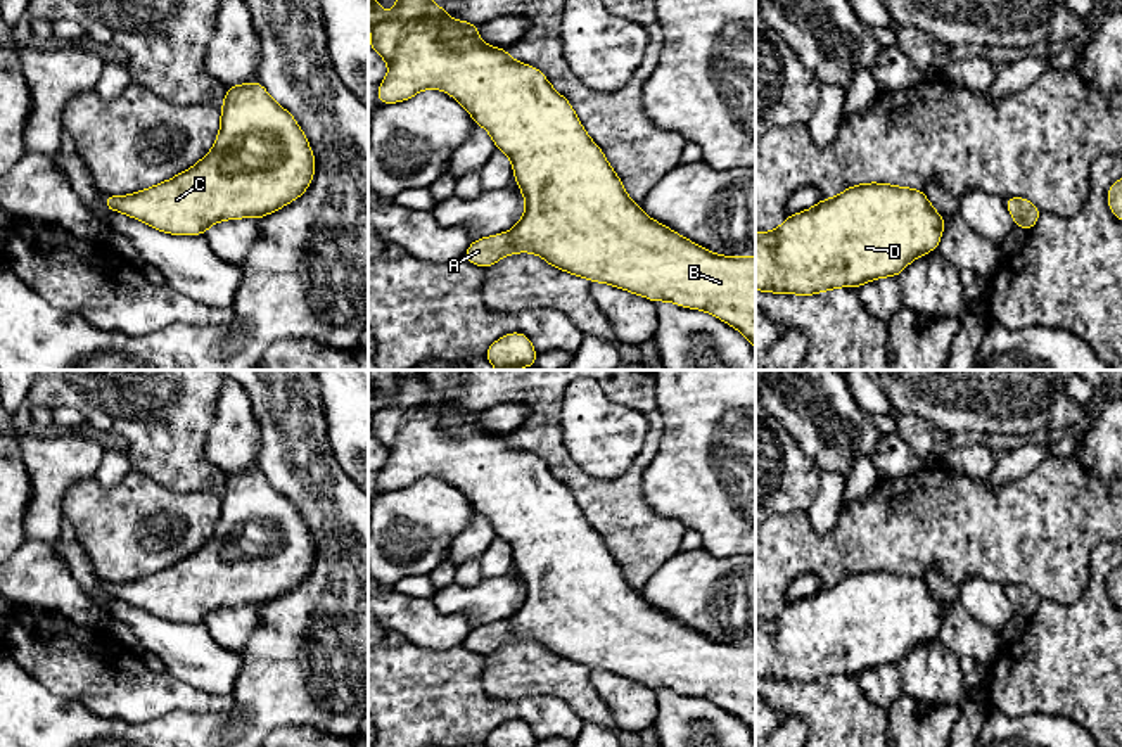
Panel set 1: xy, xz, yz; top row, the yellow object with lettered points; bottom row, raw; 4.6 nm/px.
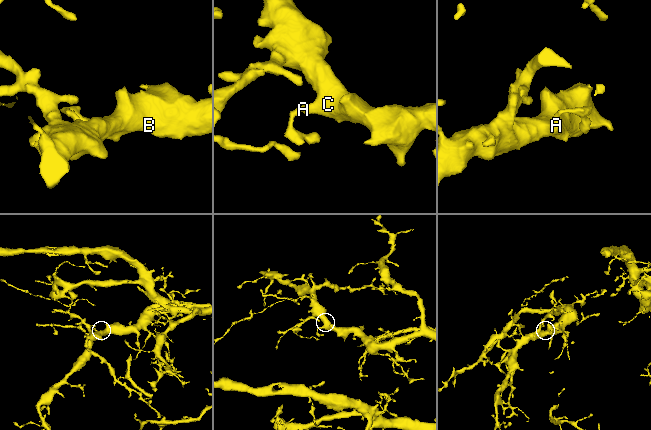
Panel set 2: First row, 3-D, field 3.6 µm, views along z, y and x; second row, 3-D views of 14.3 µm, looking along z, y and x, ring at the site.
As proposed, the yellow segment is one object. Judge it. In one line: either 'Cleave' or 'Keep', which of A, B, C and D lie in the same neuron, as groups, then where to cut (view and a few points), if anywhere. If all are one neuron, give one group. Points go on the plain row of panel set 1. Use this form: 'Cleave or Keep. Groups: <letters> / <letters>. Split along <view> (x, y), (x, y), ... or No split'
Keep. Groups: A B C D. No split

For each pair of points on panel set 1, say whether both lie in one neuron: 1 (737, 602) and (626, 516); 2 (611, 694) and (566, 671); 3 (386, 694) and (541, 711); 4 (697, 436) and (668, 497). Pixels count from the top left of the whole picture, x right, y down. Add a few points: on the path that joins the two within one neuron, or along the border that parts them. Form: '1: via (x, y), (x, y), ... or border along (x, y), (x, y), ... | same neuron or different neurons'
1: border along (680, 550), (647, 581) | different neurons
2: border along (590, 671), (593, 689), (614, 718) | different neurons
3: via (424, 697), (436, 697), (455, 711), (503, 711) | same neuron
4: via (697, 452), (697, 467), (683, 481) | same neuron

